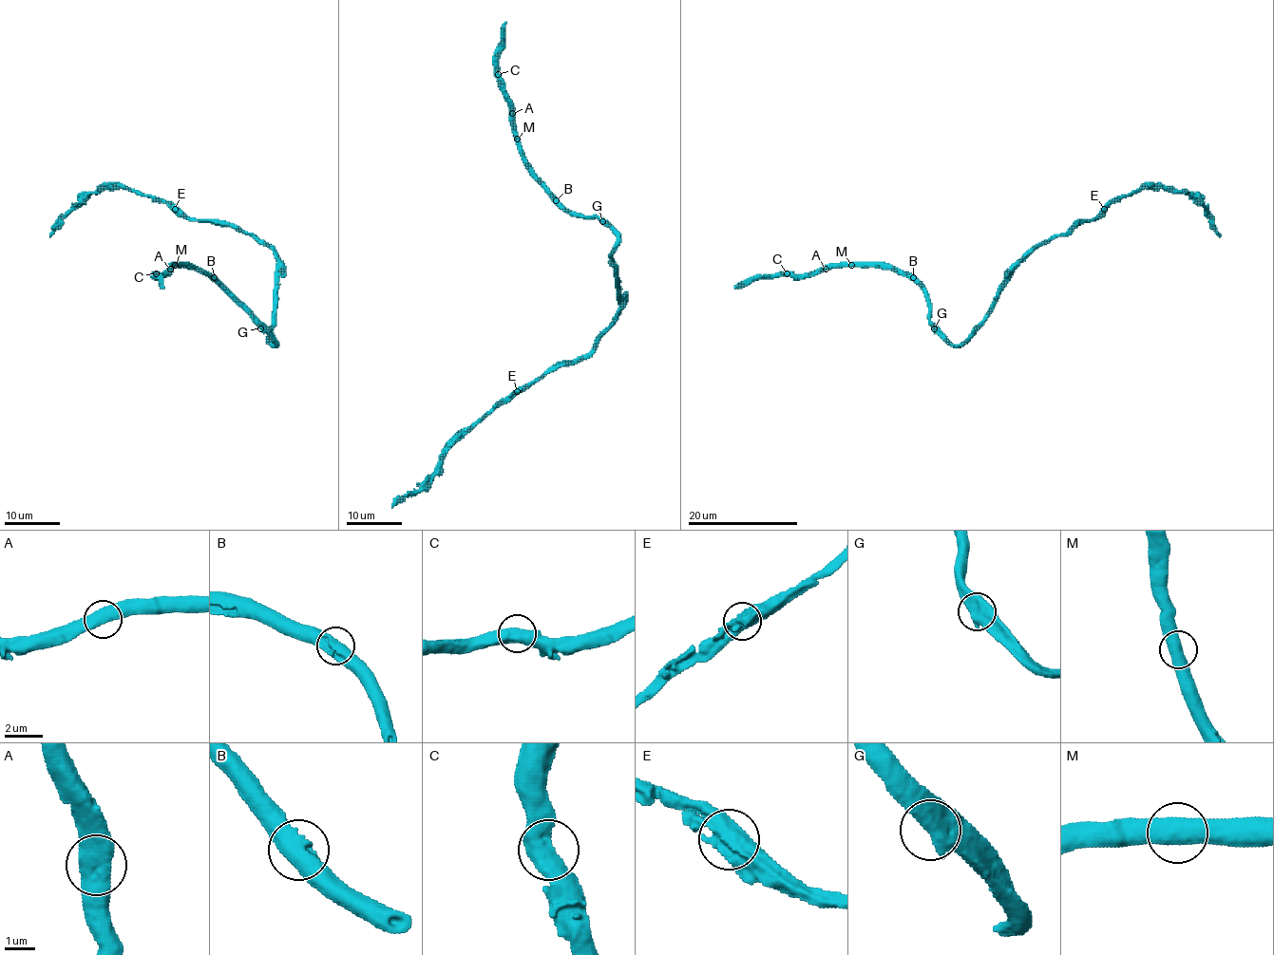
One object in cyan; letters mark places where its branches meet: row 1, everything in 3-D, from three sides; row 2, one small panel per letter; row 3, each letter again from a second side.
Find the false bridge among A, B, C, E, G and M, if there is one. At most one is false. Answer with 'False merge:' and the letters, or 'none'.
False merge: none

